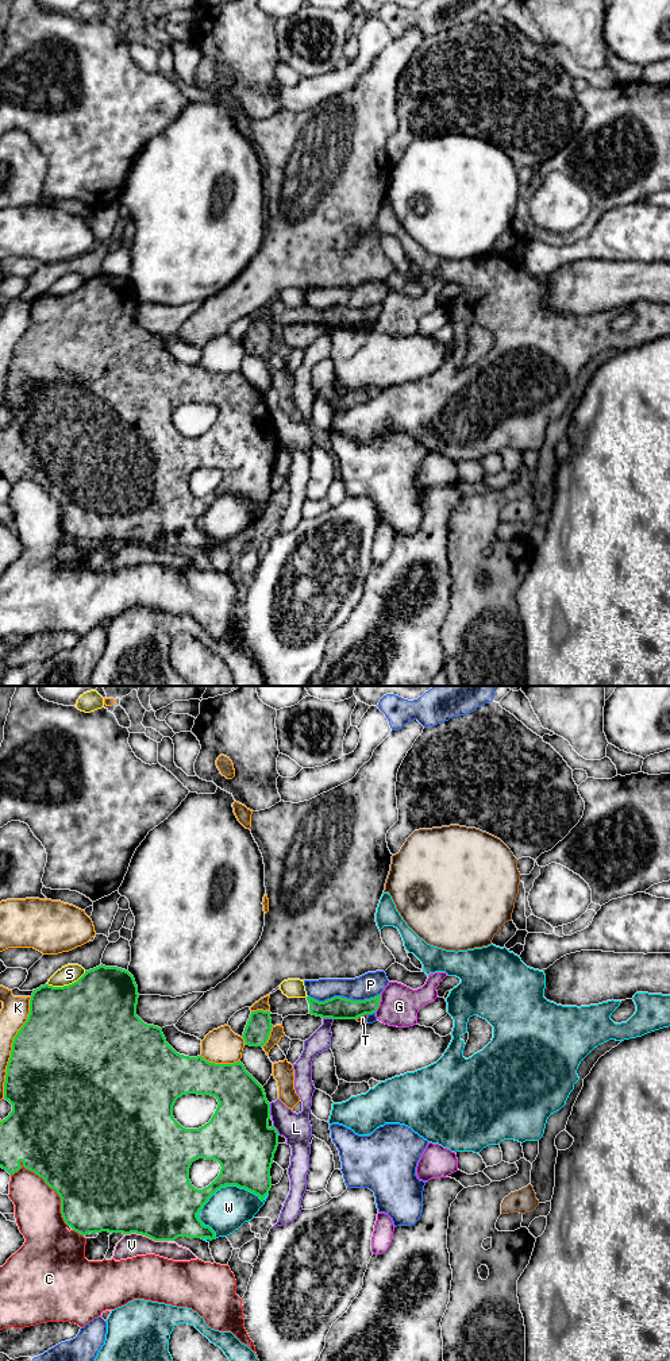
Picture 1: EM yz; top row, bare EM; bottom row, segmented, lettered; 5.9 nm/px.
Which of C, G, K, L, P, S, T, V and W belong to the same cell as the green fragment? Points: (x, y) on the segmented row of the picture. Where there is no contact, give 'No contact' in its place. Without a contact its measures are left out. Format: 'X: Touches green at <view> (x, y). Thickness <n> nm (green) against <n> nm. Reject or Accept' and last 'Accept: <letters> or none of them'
C: Touches green at yz (54, 1188). Thickness 500 nm (green) against 280 nm. Reject
G: Touches green at yz (378, 1003). Thickness 140 nm (green) against 240 nm. Reject
K: Touches green at yz (12, 1048). Thickness 500 nm (green) against 160 nm. Reject
L: Touches green at yz (269, 1109). Thickness 380 nm (green) against 180 nm. Reject
P: Touches green at yz (343, 998). Thickness 140 nm (green) against 150 nm. Reject
S: Touches green at yz (66, 986). Thickness 500 nm (green) against 120 nm. Reject
T: Touches green at yz (359, 1016). Thickness 140 nm (green) against 40 nm. Reject
V: Touches green at yz (146, 1236). Thickness 500 nm (green) against 140 nm. Reject
W: Touches green at yz (230, 1184). Thickness 360 nm (green) against 240 nm. Reject
Accept: none of them

